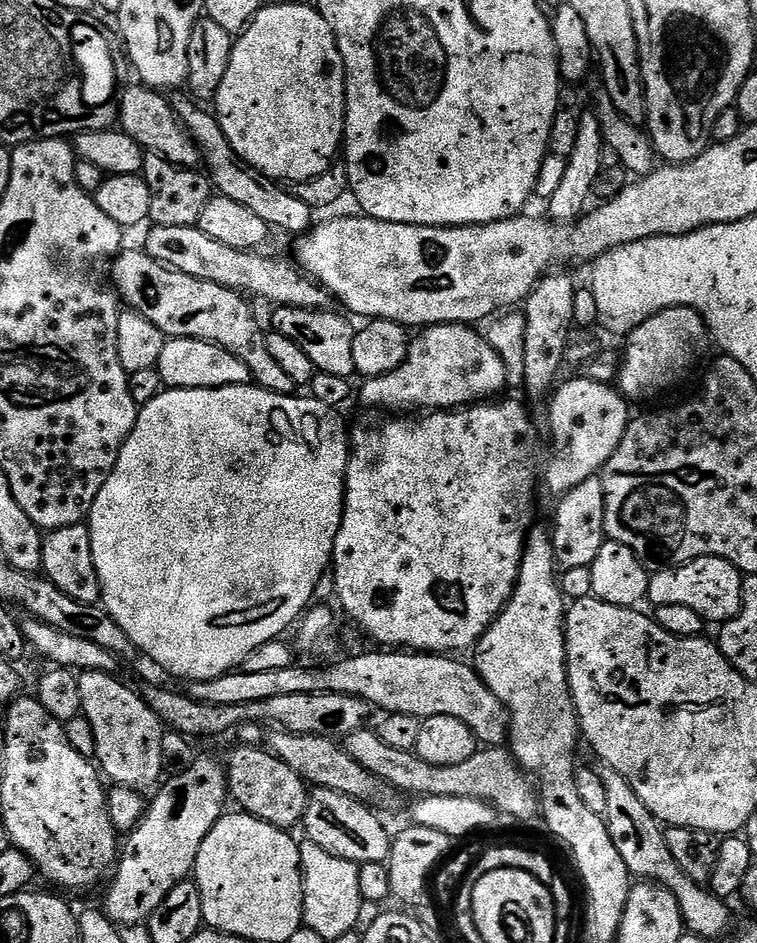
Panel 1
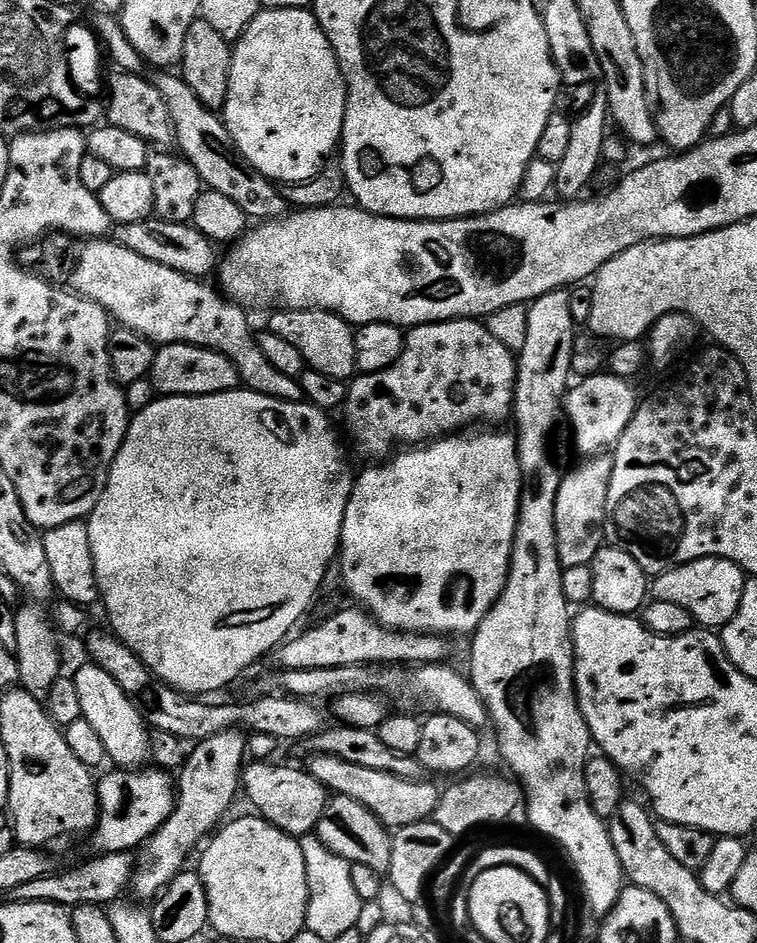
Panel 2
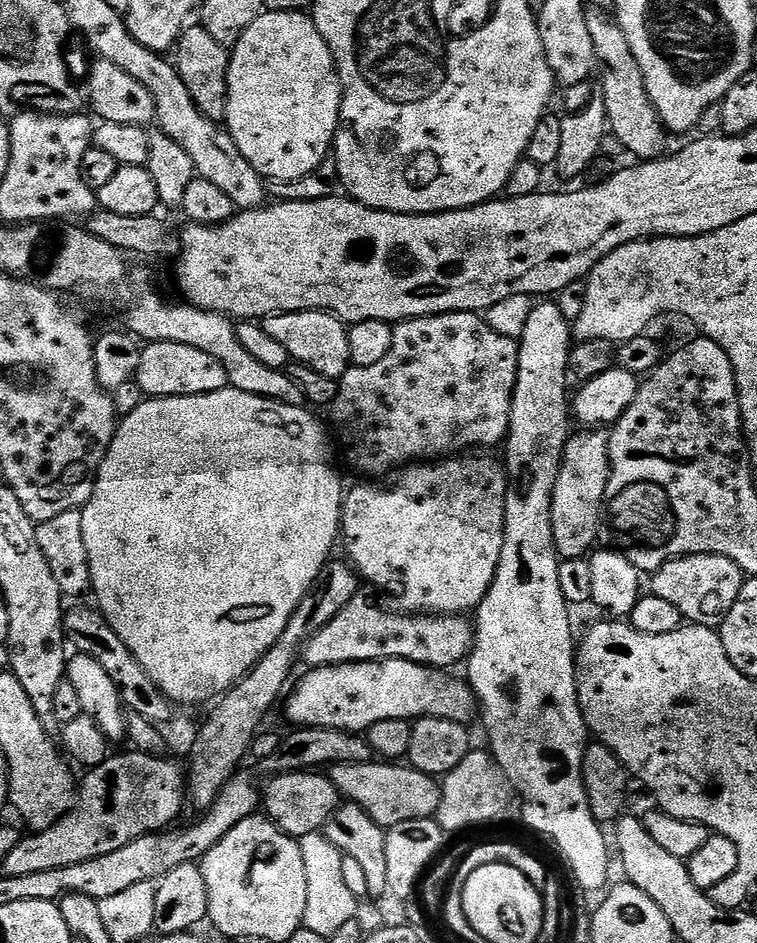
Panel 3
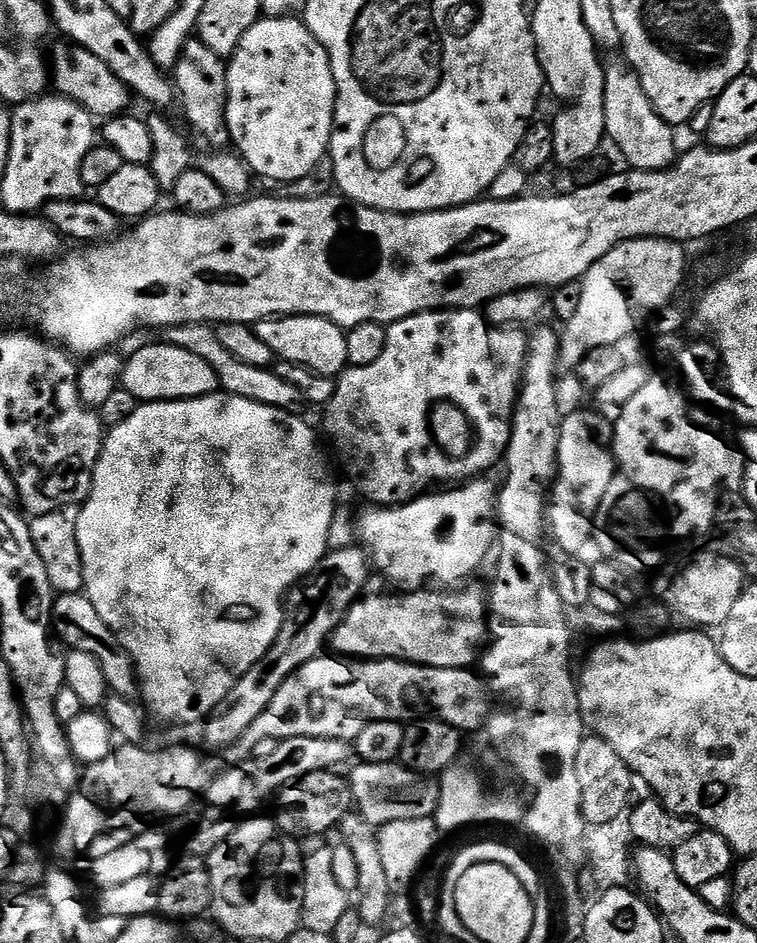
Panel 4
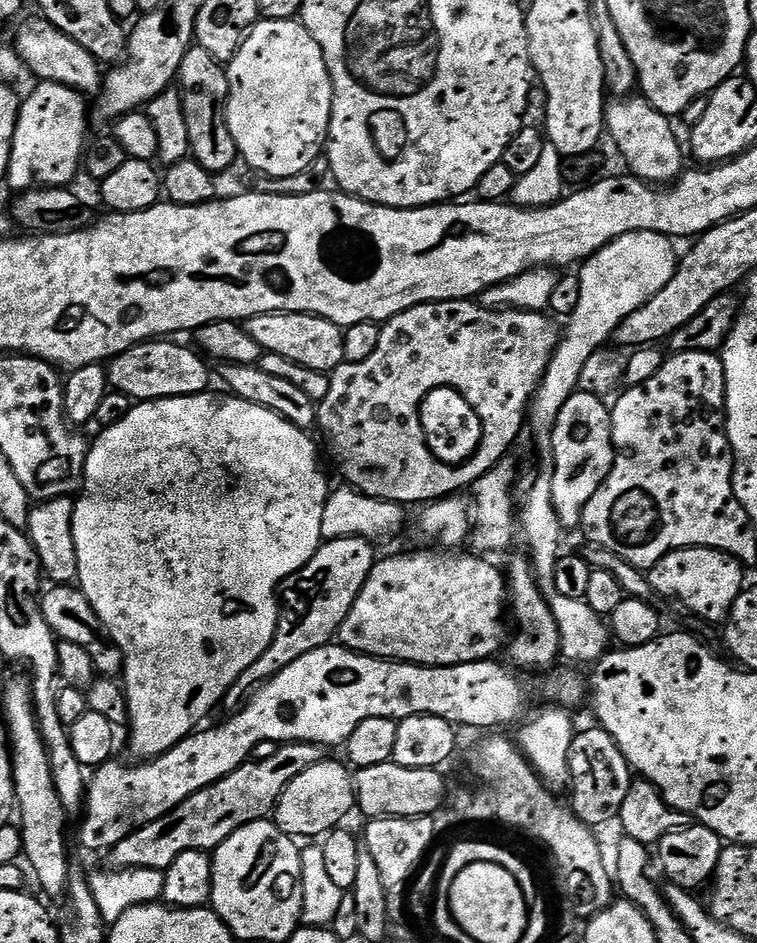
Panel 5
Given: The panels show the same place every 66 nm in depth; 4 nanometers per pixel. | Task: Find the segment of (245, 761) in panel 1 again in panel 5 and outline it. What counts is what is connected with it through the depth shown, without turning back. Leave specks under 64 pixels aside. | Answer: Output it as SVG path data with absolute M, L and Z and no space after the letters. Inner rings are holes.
M325 758L310 770L302 770L290 786L282 794L282 798L276 804L274 822L286 835L293 838L300 836L317 836L323 838L334 828L341 827L344 819L351 814L352 808L357 807L356 781L354 772L347 763Z

